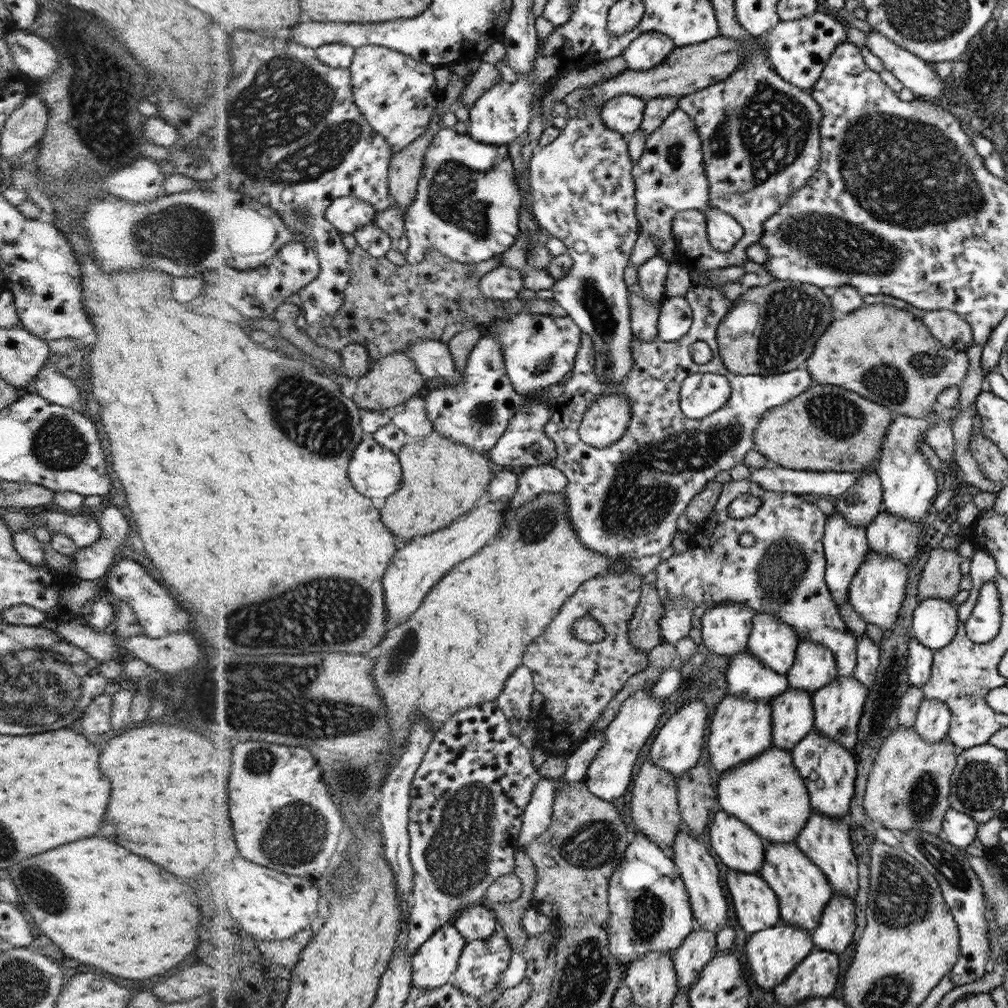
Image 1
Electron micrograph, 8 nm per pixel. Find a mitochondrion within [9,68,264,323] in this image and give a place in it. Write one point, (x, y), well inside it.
(184, 236)

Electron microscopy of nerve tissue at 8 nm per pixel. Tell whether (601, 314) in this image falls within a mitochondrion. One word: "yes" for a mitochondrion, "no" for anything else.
yes

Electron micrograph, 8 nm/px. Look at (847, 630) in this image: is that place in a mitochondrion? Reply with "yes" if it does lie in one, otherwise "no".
no

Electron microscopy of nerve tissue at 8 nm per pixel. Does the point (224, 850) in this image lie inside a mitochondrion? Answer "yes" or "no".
no

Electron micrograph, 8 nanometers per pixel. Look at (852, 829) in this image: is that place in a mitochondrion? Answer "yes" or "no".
no

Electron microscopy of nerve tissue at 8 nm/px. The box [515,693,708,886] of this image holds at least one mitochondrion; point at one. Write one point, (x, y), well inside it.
(593, 845)

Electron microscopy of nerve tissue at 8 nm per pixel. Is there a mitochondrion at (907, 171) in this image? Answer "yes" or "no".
yes

